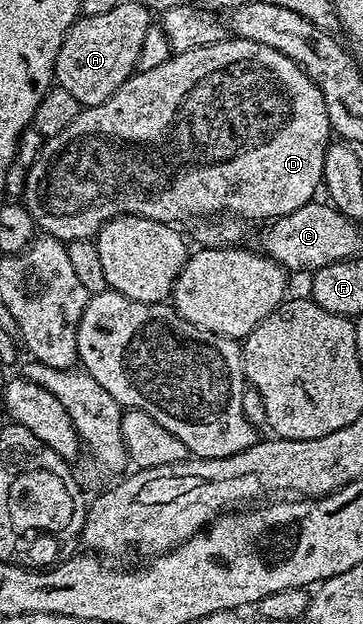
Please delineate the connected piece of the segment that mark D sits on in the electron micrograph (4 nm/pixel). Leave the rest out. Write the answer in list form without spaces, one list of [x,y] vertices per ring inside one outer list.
[[[229,36],[223,42],[196,46],[191,48],[191,52],[173,54],[163,64],[159,64],[159,68],[137,70],[113,95],[103,100],[103,104],[84,107],[81,114],[75,116],[75,120],[71,120],[67,128],[63,128],[63,132],[45,139],[35,164],[27,167],[23,205],[33,218],[38,231],[66,244],[84,238],[96,239],[103,227],[121,214],[134,214],[147,220],[170,224],[182,224],[181,222],[187,221],[188,218],[204,220],[210,216],[272,220],[287,216],[318,197],[319,187],[325,176],[325,154],[330,145],[331,127],[323,92],[319,92],[319,88],[307,76],[304,68],[295,64],[295,60],[291,60],[283,52],[267,48],[267,44],[255,44],[255,40]]]

